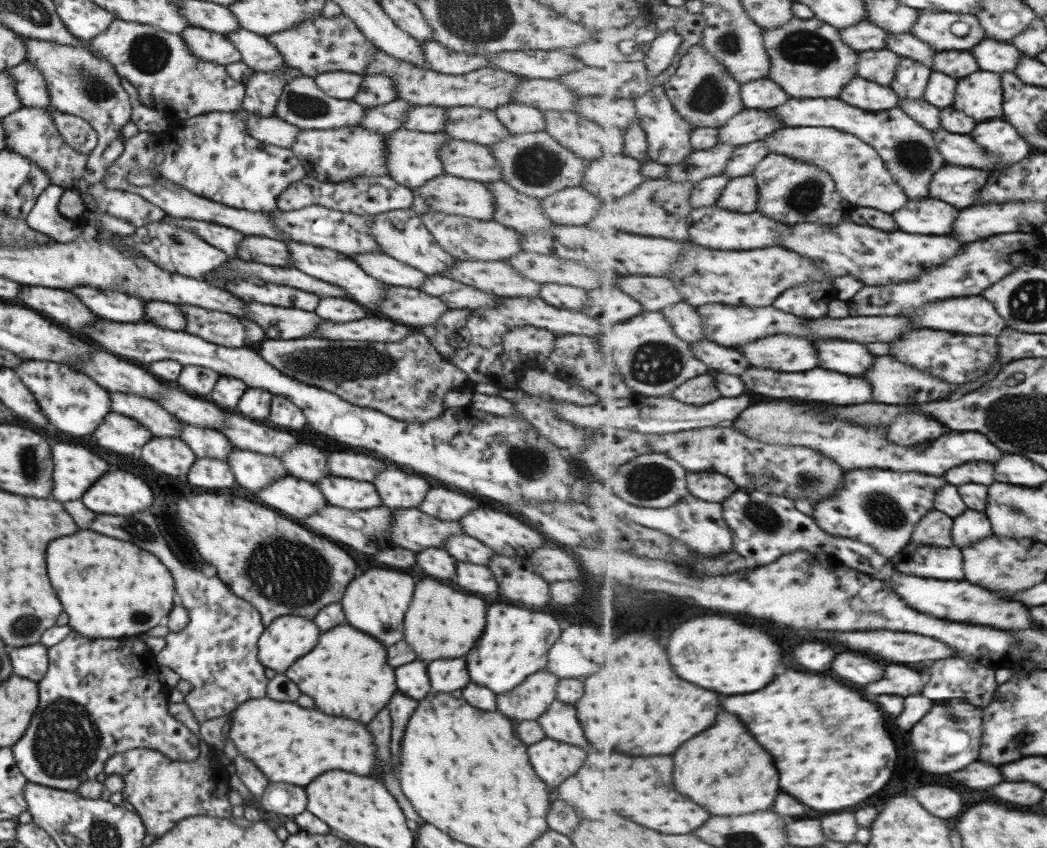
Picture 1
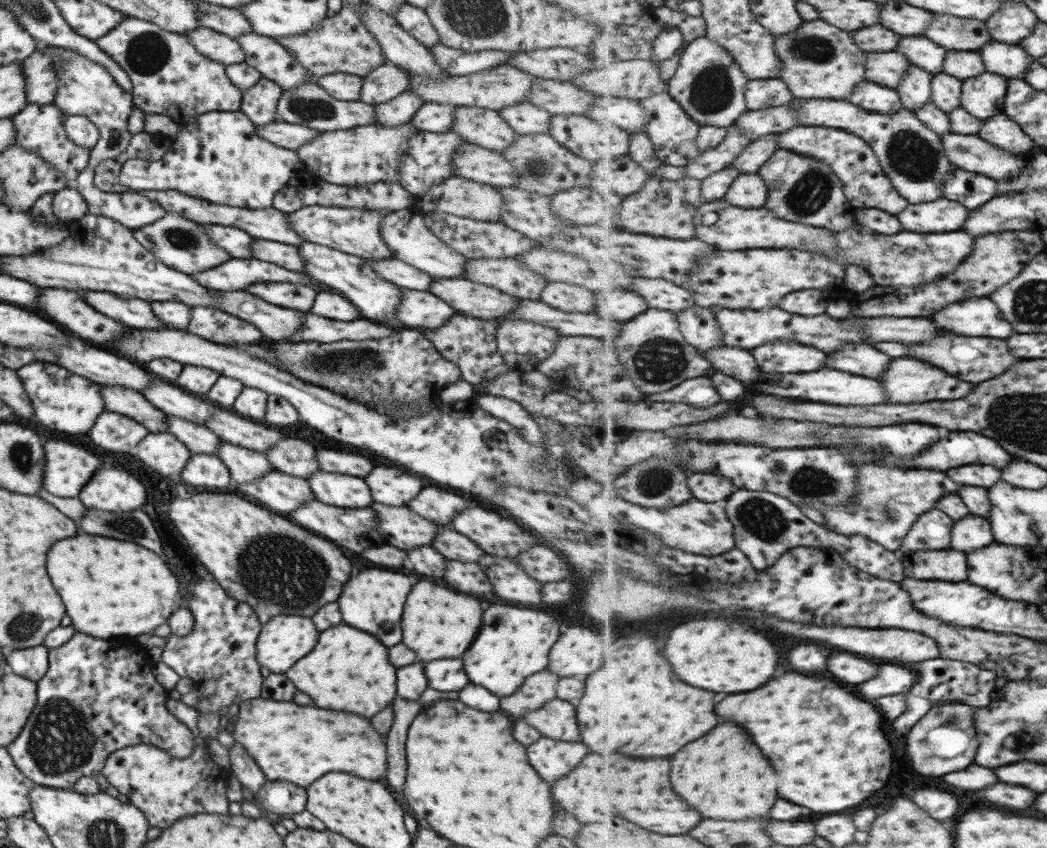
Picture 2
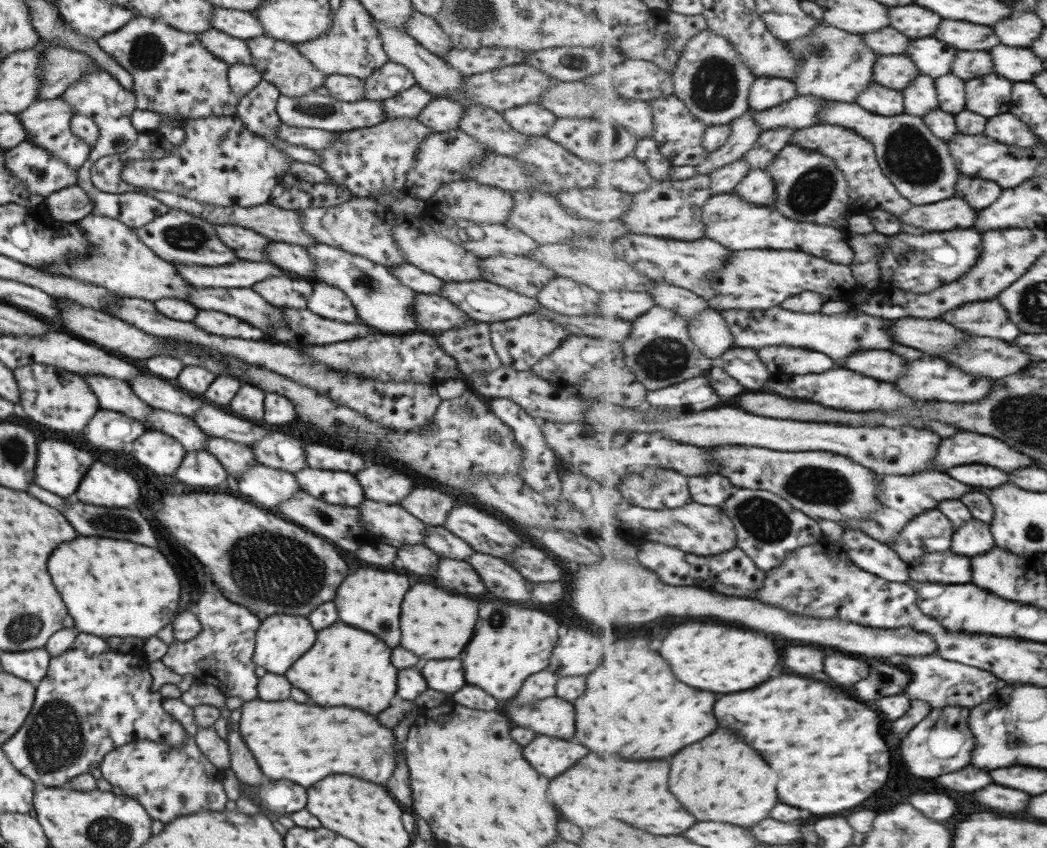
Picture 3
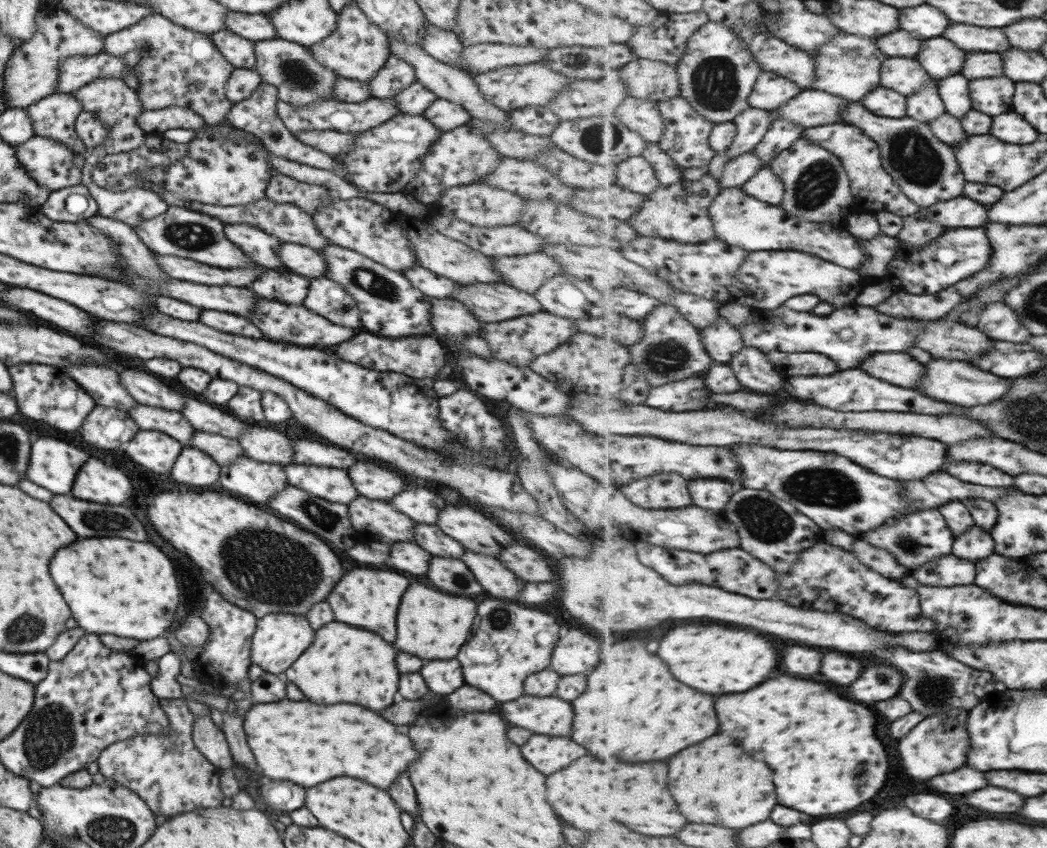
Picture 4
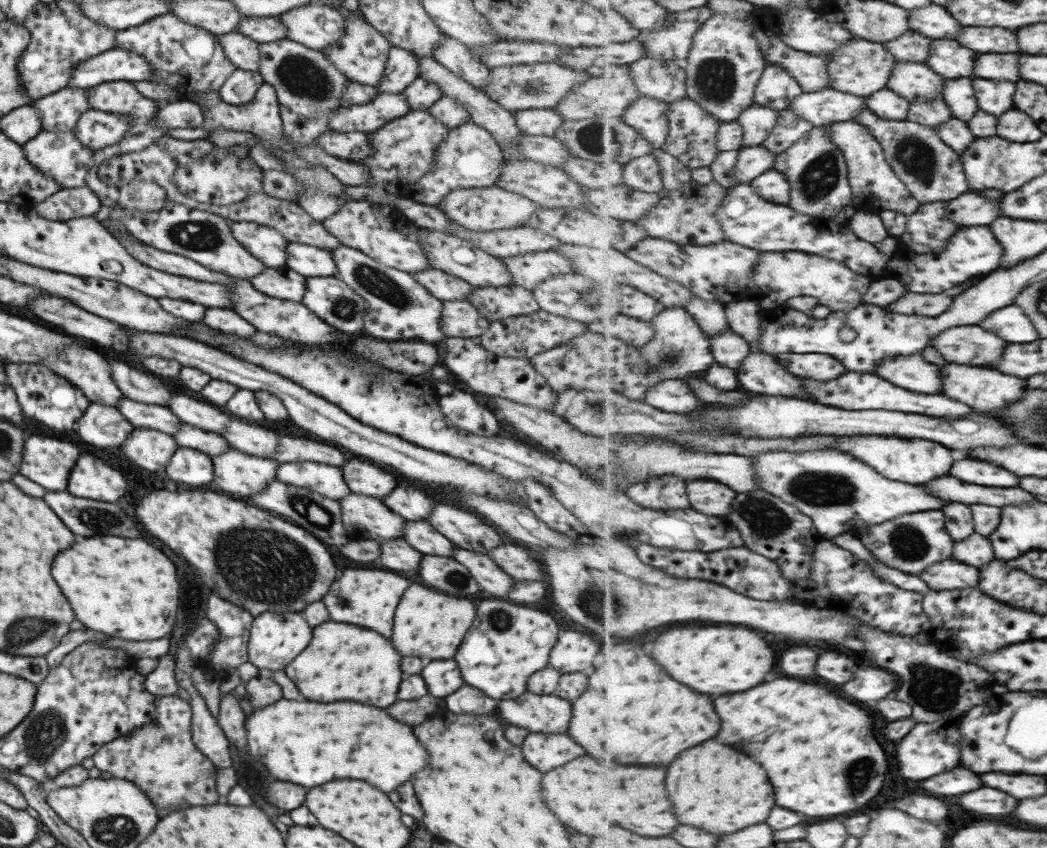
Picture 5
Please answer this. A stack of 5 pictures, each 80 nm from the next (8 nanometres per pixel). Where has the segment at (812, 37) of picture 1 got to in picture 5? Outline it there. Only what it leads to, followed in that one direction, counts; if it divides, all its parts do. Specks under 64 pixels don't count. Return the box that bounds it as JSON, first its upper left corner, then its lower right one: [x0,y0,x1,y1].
[825,37,897,97]

